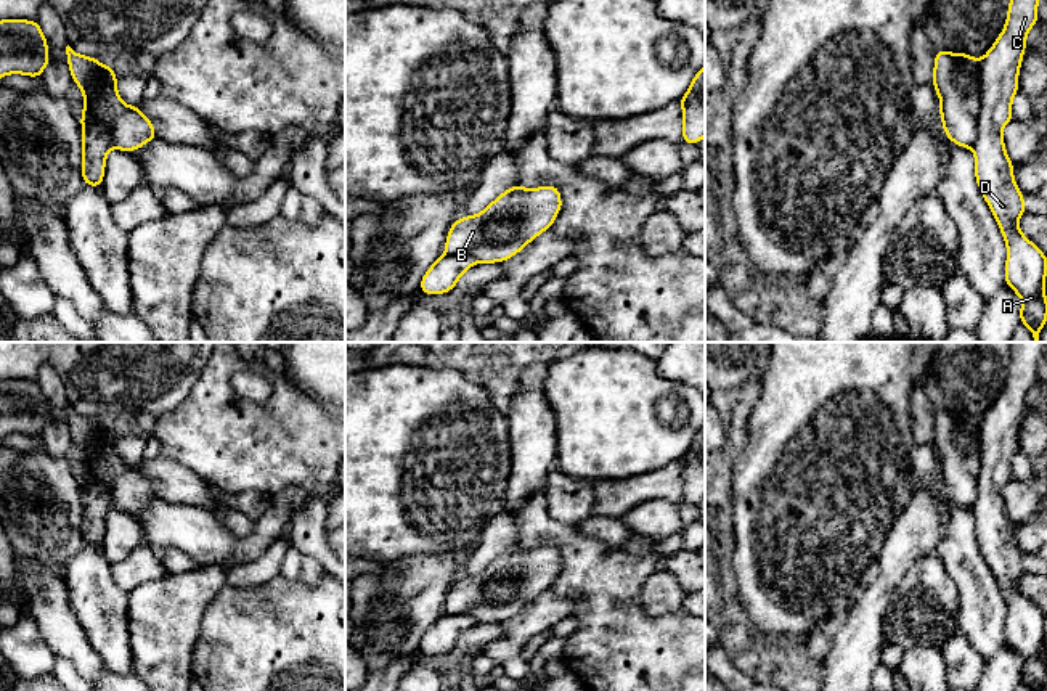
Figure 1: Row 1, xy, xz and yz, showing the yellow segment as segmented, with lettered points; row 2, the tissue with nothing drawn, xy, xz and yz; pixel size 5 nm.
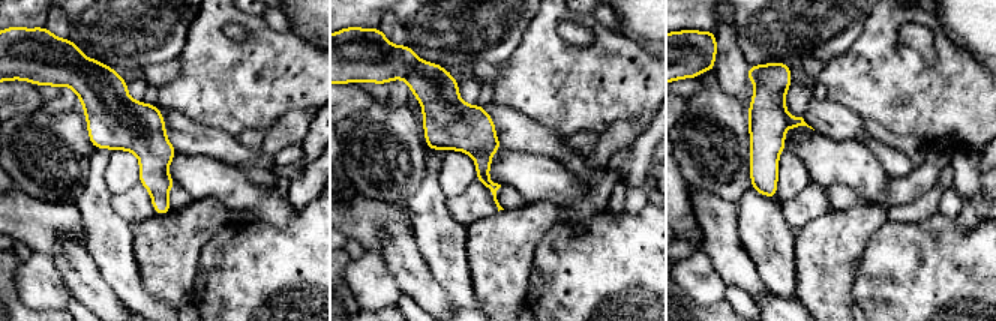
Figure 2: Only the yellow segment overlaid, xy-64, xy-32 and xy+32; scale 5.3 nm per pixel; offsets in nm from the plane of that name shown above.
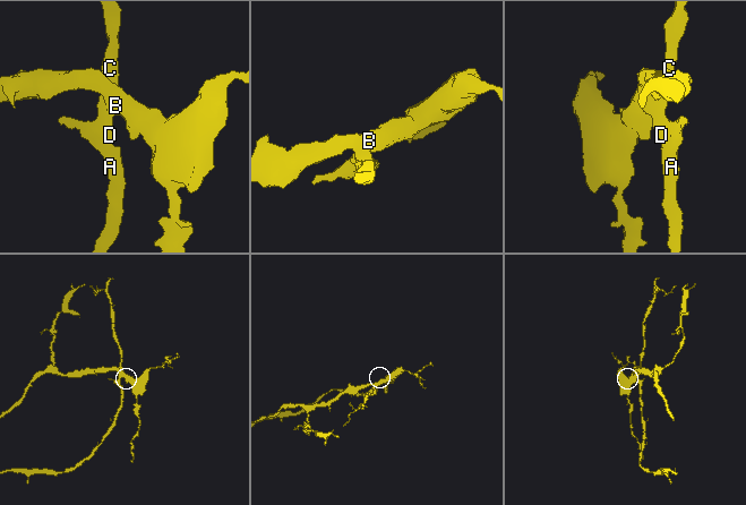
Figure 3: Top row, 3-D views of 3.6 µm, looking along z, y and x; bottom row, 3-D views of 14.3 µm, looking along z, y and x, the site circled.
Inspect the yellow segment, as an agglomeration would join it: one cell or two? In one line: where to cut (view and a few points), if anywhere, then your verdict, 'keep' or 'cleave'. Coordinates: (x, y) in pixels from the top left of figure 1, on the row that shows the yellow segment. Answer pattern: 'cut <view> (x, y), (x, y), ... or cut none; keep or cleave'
cut yz (981, 60), (981, 106), (978, 134), (972, 147); cleave

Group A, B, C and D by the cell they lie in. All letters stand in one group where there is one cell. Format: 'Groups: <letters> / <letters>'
Groups: A C D / B

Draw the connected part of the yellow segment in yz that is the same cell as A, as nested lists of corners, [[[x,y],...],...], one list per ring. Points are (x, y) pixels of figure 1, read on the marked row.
[[[1010,0],[1007,22],[981,59],[981,108],[973,145],[976,185],[1007,244],[1005,284],[1021,297],[1020,323],[1029,328],[1034,342],[1047,320],[1047,256],[1016,225],[1028,211],[1013,178],[1002,127],[1013,121],[1012,100],[1020,92],[1026,35],[1039,22],[1037,2]]]

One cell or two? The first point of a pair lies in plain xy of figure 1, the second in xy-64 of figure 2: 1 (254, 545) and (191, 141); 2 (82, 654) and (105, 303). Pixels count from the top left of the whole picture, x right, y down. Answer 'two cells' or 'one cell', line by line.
1: two cells
2: one cell

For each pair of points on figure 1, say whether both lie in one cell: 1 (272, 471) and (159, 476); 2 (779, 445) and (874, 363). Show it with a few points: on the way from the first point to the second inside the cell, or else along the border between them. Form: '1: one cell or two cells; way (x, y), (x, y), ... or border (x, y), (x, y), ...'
1: two cells; border (162, 457), (182, 463), (206, 482)
2: one cell; way (803, 421), (850, 373)

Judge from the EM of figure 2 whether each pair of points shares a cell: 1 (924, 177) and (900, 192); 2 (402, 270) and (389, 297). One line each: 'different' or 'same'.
1: same
2: different

